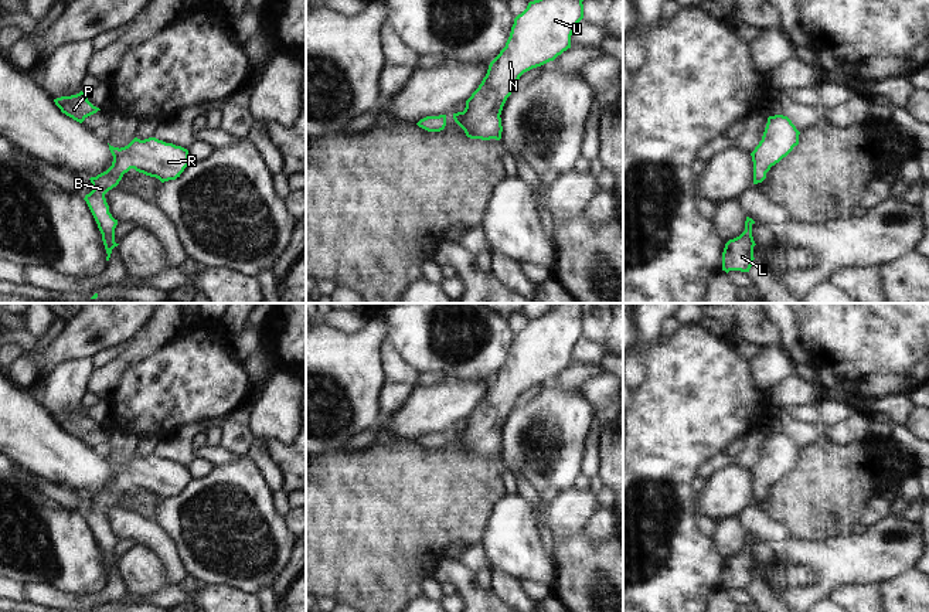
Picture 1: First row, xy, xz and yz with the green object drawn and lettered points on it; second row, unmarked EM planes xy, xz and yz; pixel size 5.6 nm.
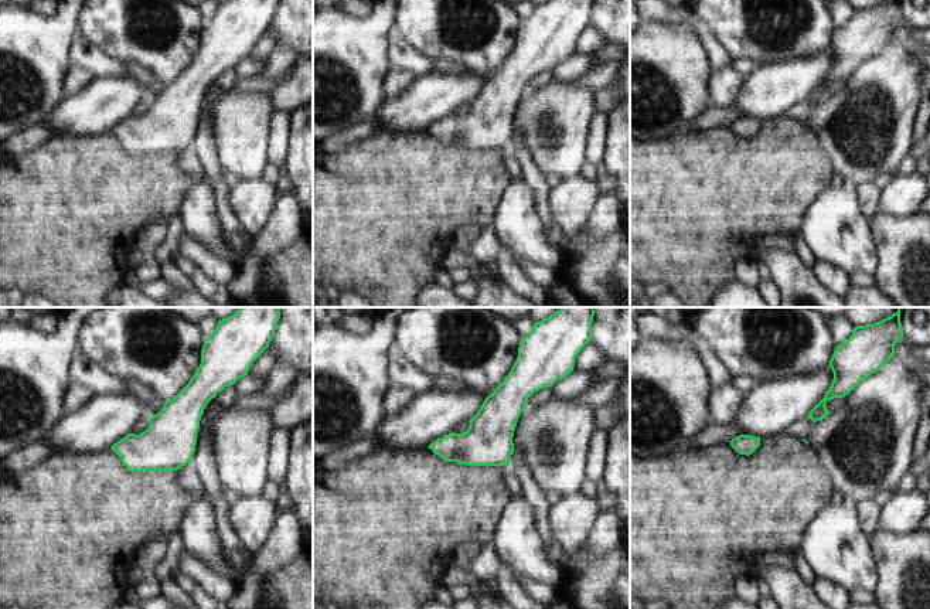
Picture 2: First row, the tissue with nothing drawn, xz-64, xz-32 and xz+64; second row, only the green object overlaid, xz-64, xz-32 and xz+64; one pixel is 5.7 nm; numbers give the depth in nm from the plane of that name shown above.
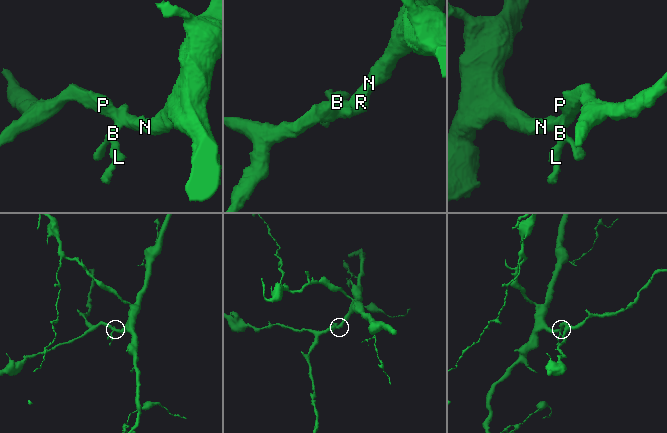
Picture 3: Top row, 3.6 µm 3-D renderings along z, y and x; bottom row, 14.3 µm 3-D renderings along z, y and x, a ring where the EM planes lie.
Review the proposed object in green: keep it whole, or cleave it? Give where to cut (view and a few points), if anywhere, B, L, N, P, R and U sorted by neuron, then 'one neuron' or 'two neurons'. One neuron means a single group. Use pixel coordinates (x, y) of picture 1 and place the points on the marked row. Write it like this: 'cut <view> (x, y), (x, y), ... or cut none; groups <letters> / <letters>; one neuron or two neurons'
cut none; groups B L N P R U; one neuron

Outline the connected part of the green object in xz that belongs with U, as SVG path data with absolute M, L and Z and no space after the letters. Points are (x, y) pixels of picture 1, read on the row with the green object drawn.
M534 0L514 18L506 47L490 62L479 88L455 122L470 139L501 139L501 110L520 76L554 61L571 48L571 35L583 18L583 0Z

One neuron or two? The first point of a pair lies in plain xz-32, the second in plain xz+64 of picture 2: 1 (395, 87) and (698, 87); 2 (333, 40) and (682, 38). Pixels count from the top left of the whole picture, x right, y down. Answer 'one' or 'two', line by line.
1: two
2: one

